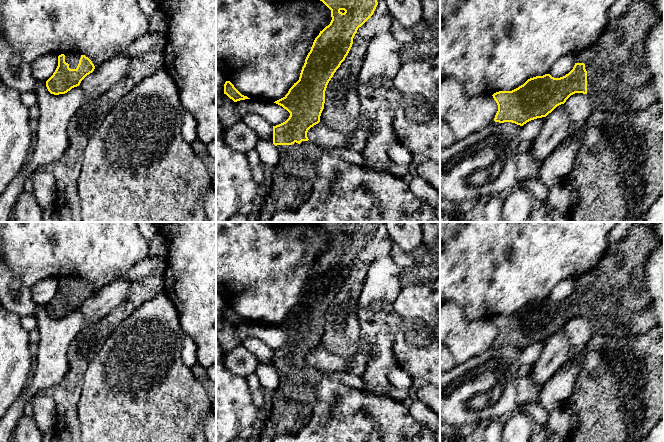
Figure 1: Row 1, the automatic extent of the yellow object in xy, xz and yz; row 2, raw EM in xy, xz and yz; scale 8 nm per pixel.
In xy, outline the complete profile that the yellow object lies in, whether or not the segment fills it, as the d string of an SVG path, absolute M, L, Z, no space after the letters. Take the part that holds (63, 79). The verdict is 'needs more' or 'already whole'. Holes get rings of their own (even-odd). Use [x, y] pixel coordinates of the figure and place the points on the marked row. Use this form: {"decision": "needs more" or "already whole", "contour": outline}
{"decision": "needs more", "contour": "M76 52L61 54L55 72L46 81L46 87L51 94L65 94L79 86L94 69L94 64L85 55Z"}

